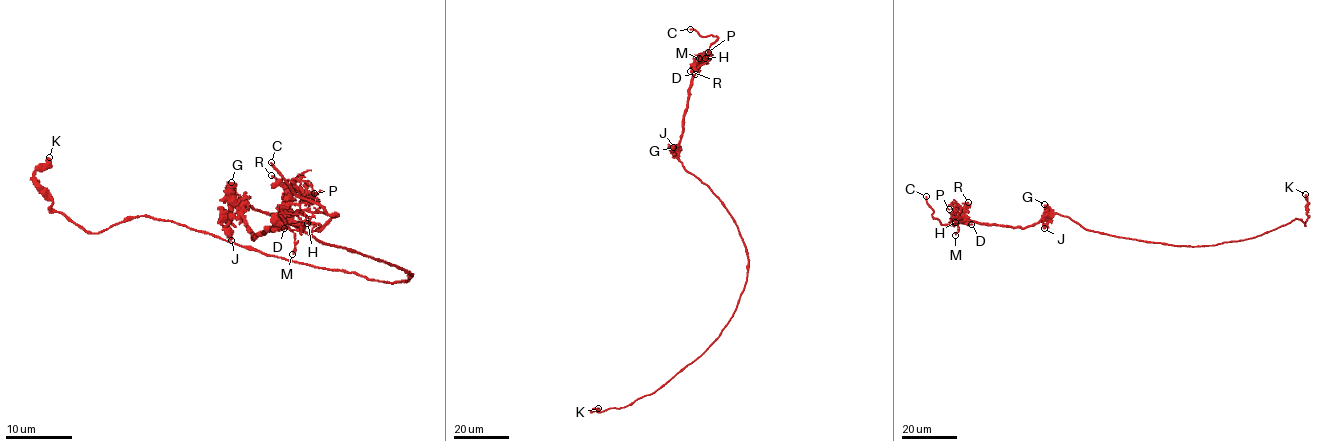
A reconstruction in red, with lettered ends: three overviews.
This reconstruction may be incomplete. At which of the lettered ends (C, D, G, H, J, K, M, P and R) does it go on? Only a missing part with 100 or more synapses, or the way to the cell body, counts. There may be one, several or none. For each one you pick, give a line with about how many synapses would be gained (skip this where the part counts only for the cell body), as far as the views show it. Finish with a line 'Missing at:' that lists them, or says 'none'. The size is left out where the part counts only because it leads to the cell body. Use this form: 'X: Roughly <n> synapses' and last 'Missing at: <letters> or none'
Missing at: C

